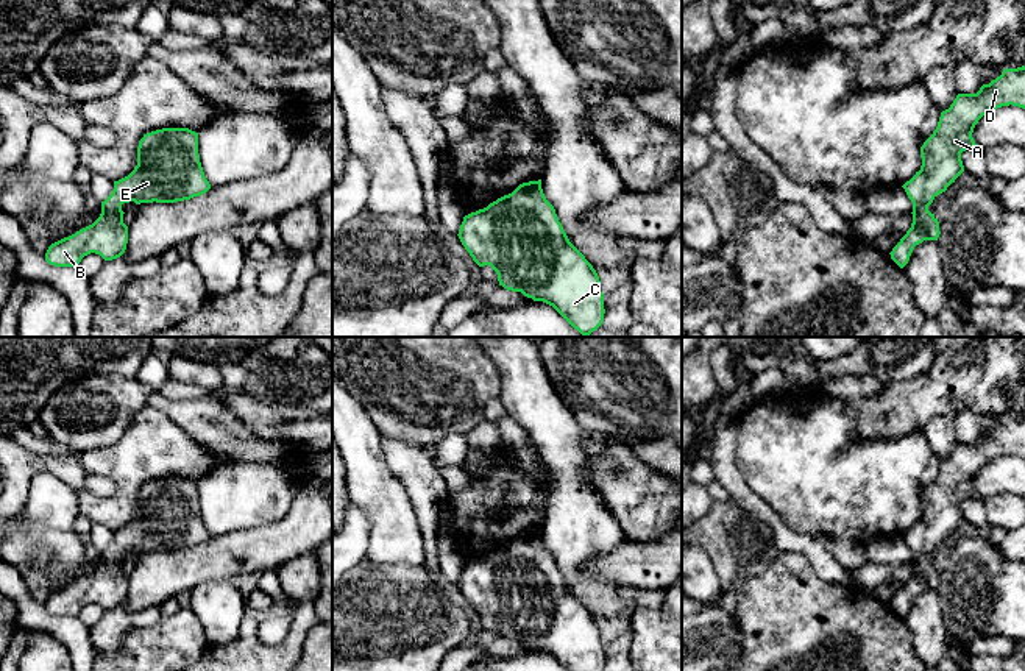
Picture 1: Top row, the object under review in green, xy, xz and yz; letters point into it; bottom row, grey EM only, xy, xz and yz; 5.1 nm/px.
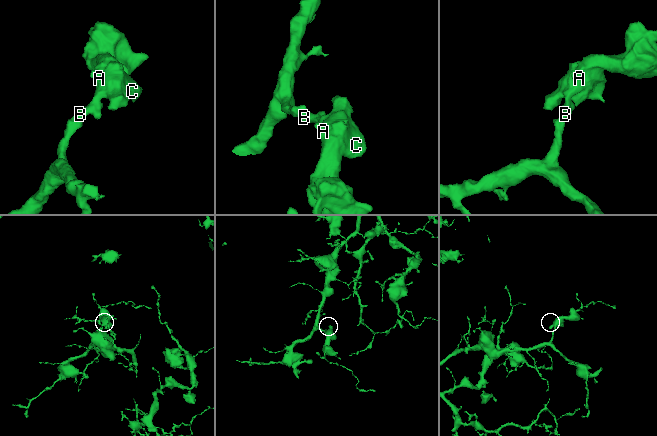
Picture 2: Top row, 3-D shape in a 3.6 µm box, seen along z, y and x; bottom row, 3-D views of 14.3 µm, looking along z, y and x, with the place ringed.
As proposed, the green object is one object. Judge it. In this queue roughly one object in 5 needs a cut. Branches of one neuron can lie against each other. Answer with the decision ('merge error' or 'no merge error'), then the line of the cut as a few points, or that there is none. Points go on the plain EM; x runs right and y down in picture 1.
no merge error | no cut

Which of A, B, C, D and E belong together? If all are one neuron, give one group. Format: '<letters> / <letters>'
A B C D E

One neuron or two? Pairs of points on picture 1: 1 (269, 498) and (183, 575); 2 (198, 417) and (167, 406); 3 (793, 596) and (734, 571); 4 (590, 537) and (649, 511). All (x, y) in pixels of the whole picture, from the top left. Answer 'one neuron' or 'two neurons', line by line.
1: two neurons
2: one neuron
3: two neurons
4: two neurons

